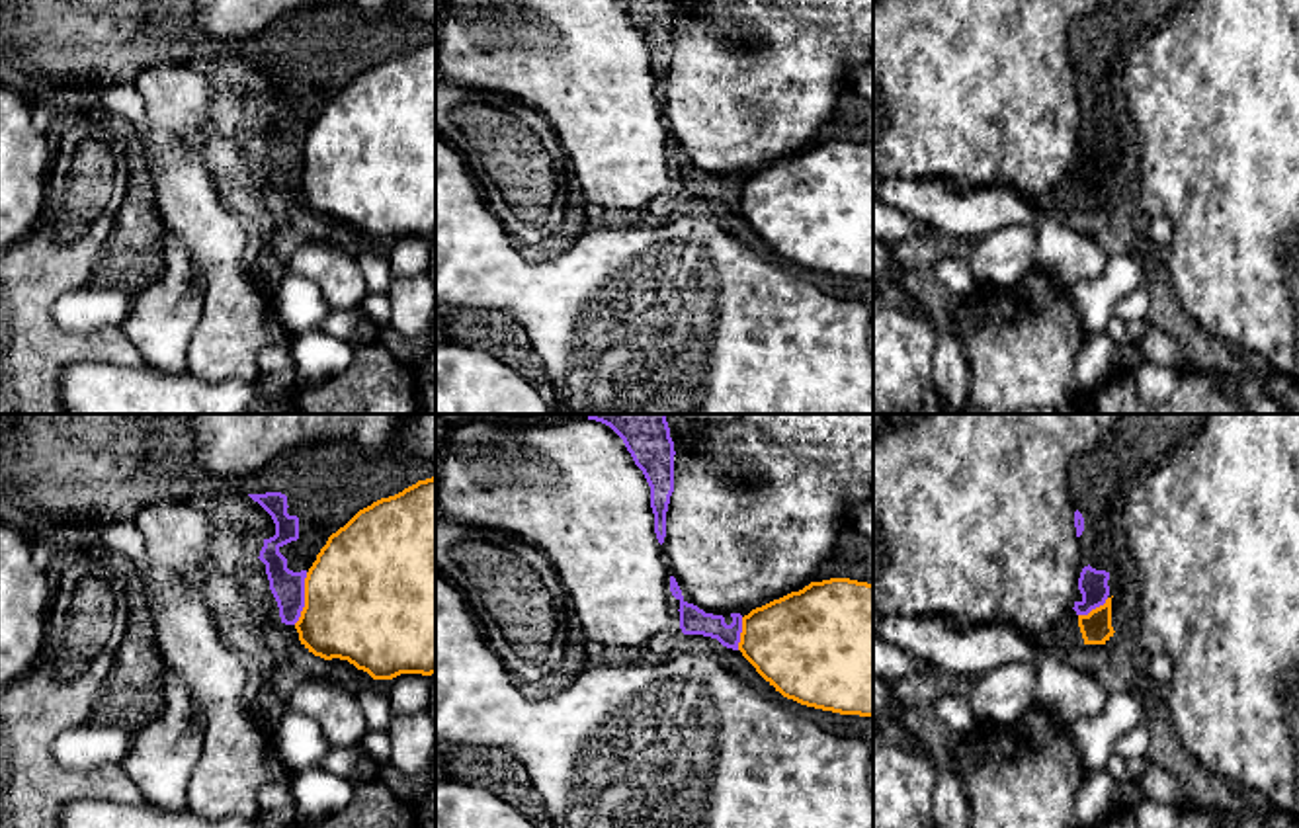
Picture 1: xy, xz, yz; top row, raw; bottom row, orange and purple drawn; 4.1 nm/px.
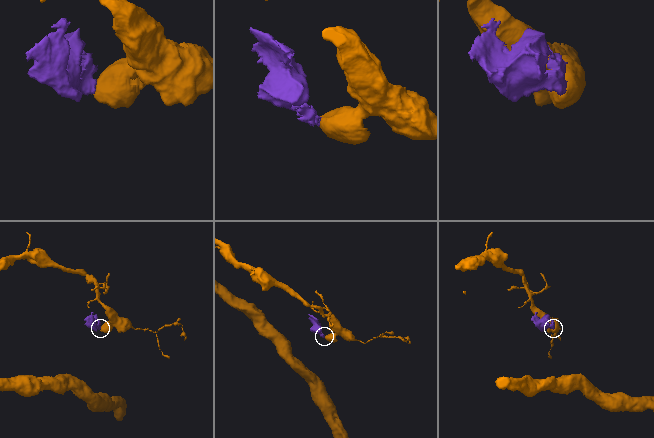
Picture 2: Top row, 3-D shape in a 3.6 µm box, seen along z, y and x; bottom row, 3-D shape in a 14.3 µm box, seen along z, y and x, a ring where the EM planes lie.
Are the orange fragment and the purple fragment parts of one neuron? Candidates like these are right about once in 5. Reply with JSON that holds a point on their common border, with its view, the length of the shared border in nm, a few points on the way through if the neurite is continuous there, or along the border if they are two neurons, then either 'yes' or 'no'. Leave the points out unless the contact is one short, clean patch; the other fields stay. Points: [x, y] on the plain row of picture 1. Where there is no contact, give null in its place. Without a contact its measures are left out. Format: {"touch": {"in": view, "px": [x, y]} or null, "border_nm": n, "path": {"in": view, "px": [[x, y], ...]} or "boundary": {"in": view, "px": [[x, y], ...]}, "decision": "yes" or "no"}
{"touch": {"in": "xy", "px": [305, 161]}, "border_nm": 220, "boundary": {"in": "xy", "px": [[307, 135], [305, 168], [293, 186]]}, "decision": "no"}

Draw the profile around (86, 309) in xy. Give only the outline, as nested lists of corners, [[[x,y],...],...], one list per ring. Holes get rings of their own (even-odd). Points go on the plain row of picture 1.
[[[94,285],[63,293],[53,305],[55,322],[66,332],[96,332],[121,326],[135,305],[135,293]]]

